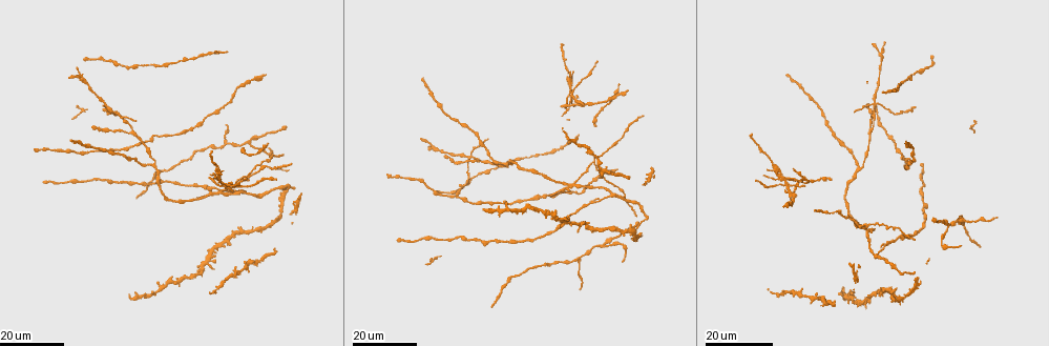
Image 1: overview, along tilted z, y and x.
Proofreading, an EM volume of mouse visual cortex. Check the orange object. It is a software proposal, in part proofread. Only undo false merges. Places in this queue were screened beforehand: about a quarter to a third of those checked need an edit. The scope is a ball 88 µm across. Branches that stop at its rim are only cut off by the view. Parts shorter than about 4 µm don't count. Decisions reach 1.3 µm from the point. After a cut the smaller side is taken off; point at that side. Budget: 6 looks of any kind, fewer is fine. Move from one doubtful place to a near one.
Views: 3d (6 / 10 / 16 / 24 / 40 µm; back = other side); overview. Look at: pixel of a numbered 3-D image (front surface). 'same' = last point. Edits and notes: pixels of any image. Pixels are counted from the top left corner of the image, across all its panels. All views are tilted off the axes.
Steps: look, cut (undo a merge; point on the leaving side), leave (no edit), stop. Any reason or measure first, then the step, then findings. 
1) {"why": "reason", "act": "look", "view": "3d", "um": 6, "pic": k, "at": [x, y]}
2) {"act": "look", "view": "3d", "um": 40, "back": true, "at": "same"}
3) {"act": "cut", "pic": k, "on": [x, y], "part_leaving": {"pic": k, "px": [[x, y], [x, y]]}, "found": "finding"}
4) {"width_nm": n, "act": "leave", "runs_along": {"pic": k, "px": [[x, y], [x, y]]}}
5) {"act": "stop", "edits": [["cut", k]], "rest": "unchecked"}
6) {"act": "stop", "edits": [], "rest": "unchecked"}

{"why": "a fork", "act": "look", "view": "3d", "um": 24, "pic": 1, "at": [129, 132]}

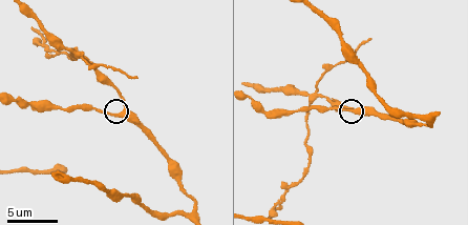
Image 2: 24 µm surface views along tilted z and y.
{"why": "closer look", "act": "look", "view": "3d", "um": 10, "pic": 2, "at": [123, 113]}

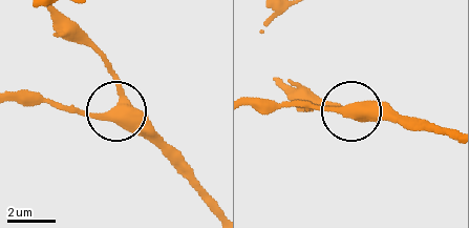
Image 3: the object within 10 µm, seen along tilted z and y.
{"arms": 3, "act": "leave", "runs_along": {"pic": 3, "px": [[451, 128], [371, 108], [341, 112], [295, 104]]}, "found": "one neuron here"}

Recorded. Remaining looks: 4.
{"why": "three-way junction", "act": "look", "view": "3d", "um": 16, "pic": 2, "at": [76, 53]}

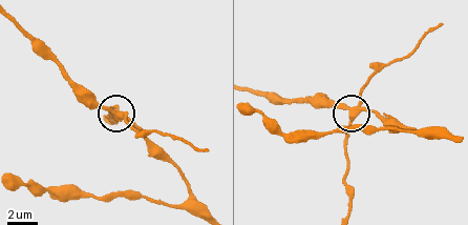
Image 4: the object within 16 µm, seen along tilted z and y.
{"arms": 3, "act": "cut", "pic": 4, "on": [362, 93], "part_leaving": {"pic": 4, "px": [[356, 114], [344, 152], [347, 211]]}, "found": "two neurons meet here"}

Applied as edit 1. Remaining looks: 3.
{"act": "stop", "edits": [["cut", 4]], "rest": "unchecked"}

